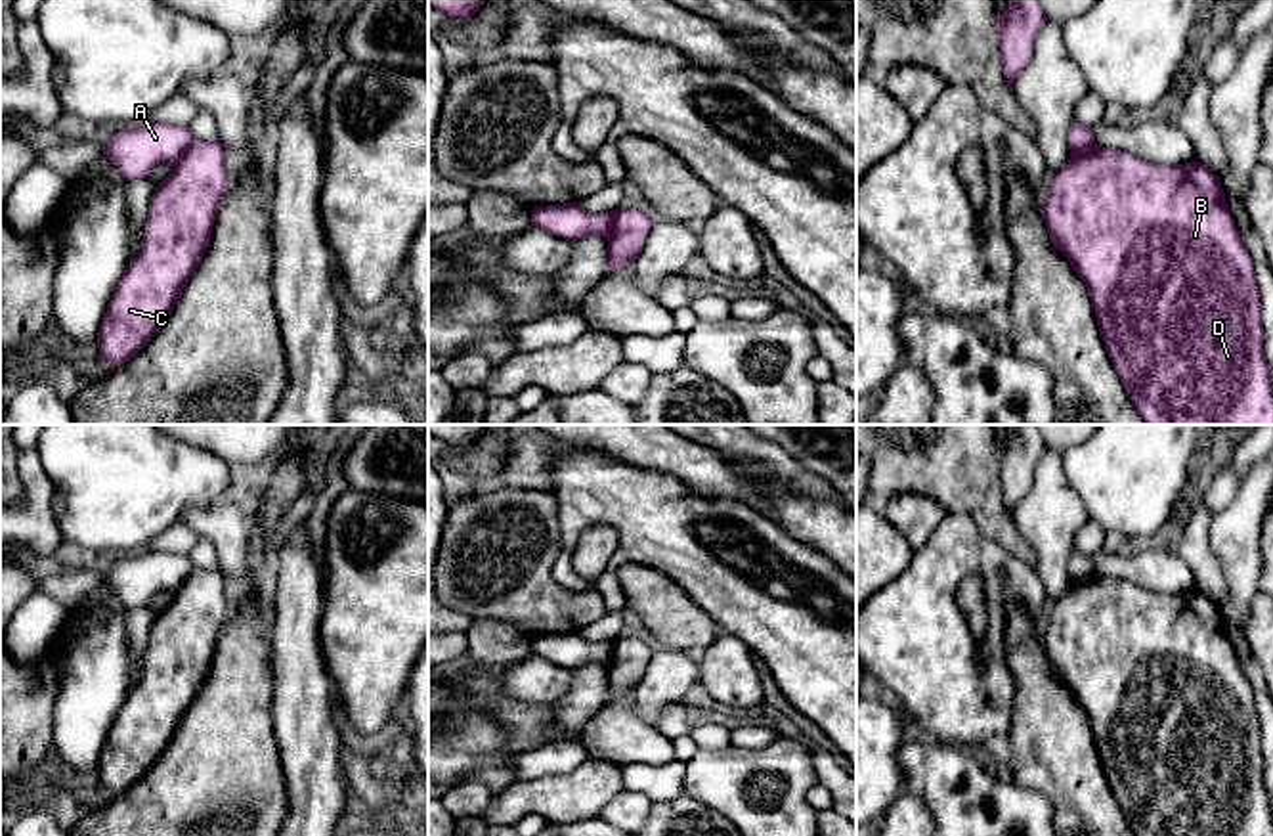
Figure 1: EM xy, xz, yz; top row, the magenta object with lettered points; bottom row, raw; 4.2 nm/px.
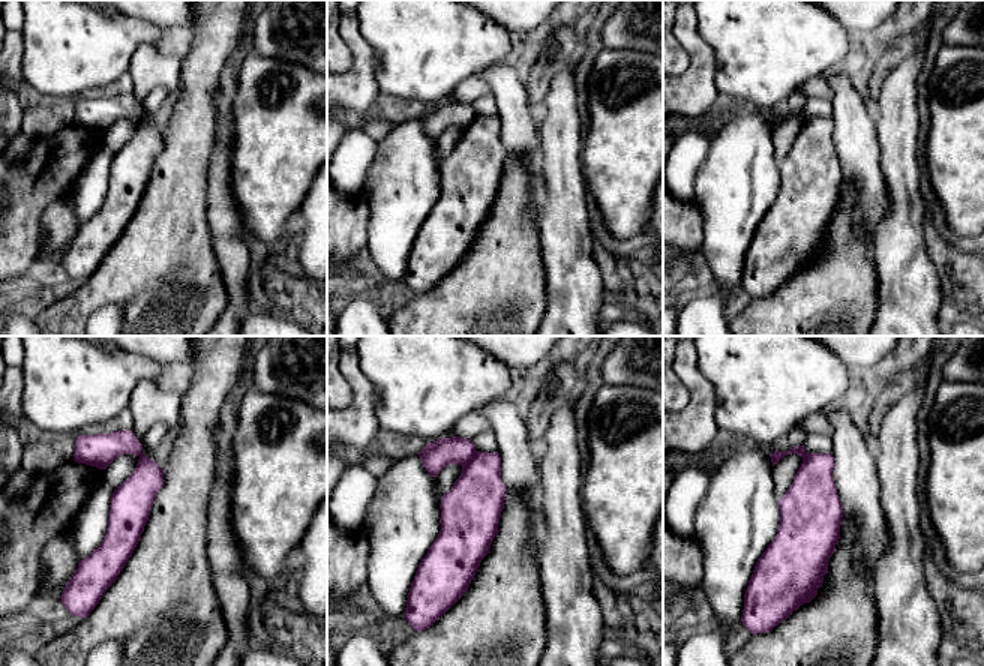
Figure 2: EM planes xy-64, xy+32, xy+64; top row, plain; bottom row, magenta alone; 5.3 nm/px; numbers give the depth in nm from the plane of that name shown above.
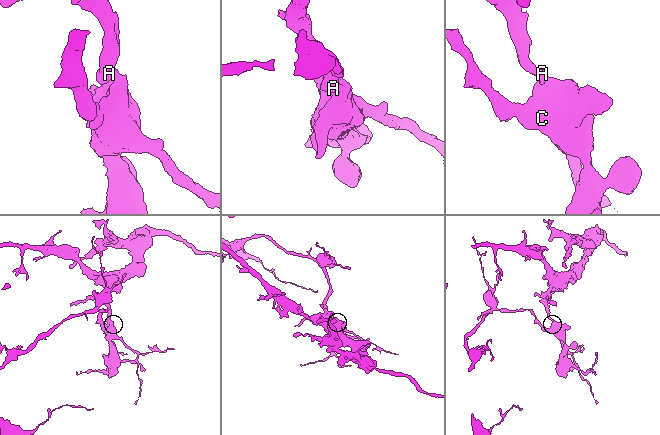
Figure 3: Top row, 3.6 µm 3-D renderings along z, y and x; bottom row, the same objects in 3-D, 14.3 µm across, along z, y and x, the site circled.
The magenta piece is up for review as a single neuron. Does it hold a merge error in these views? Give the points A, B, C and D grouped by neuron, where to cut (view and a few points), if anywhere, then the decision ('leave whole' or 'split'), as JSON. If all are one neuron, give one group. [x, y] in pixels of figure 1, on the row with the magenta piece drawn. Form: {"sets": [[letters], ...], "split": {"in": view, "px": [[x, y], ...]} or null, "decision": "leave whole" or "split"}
{"sets": [["A"], ["B", "C", "D"]], "split": {"in": "xz", "px": [[614, 211], [614, 222], [604, 238]]}, "decision": "split"}

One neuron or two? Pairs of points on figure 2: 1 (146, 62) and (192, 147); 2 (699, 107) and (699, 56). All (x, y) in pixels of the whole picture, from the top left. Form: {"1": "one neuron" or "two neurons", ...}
{"1": "two neurons", "2": "one neuron"}

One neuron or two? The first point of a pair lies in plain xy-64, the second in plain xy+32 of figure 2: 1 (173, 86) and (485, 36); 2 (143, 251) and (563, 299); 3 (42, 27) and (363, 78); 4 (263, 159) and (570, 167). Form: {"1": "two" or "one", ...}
{"1": "two", "2": "two", "3": "two", "4": "two"}

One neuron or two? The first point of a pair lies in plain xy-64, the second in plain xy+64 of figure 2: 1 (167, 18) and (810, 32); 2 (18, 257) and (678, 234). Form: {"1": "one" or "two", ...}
{"1": "two", "2": "one"}

